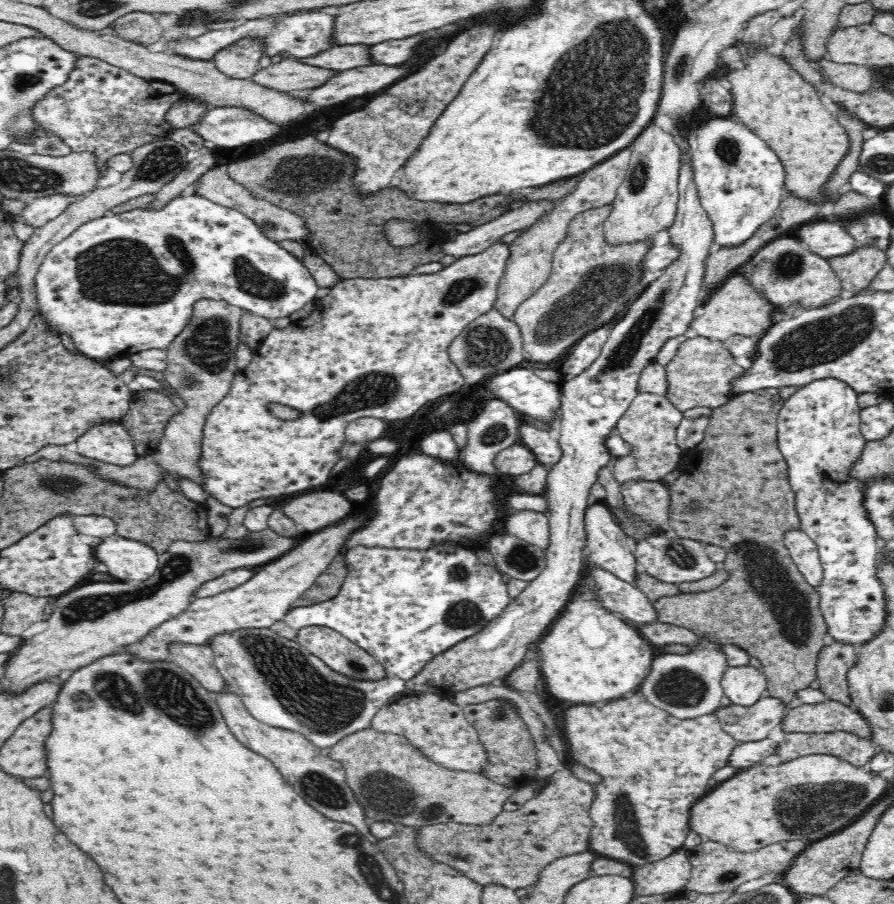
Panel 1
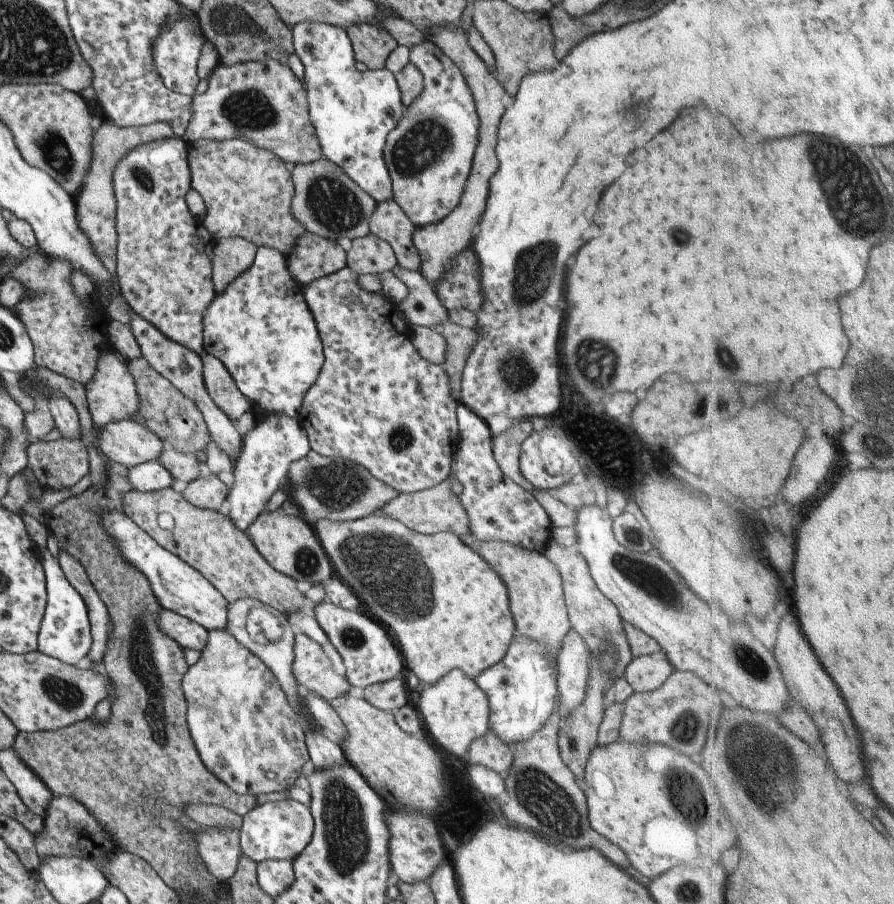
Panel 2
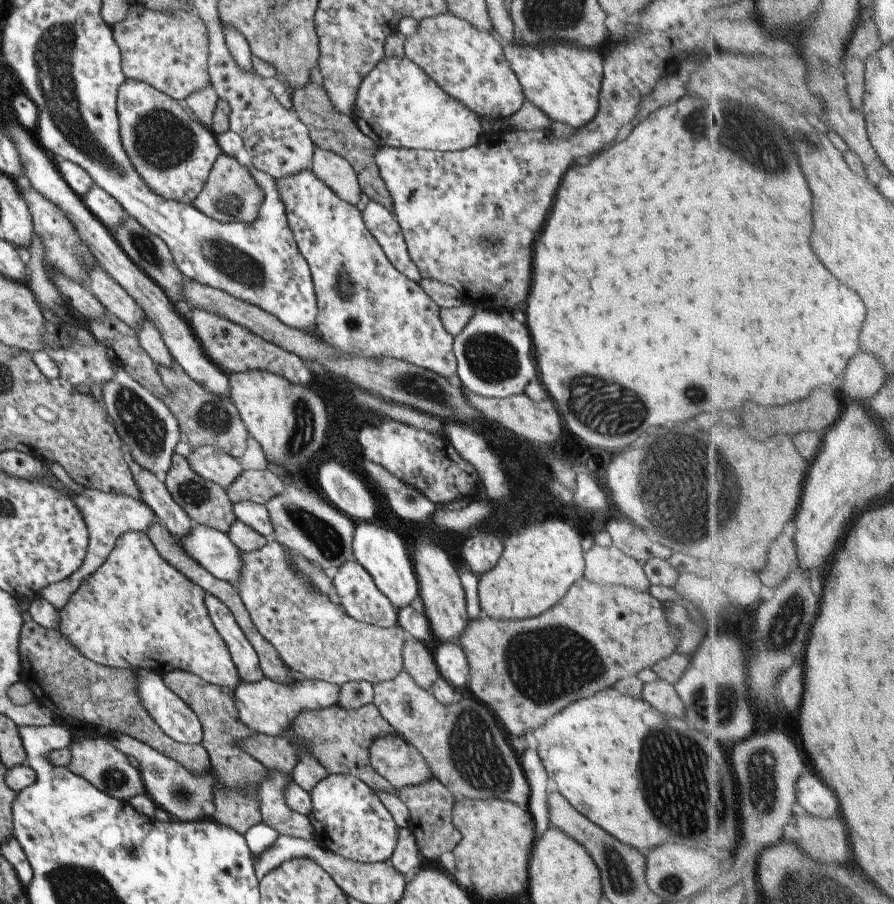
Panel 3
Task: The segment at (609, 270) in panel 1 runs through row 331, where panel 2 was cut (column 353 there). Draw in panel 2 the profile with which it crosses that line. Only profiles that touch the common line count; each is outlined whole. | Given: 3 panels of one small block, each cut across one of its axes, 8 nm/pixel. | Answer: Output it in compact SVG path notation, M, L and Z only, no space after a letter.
M381 513L353 521L316 520L311 526L336 574L360 600L363 612L391 636L402 656L403 666L414 672L416 680L413 682L419 689L435 684L456 668L475 680L508 652L514 638L515 622L510 612L506 584L480 554L460 540L458 534L418 533L400 520Z

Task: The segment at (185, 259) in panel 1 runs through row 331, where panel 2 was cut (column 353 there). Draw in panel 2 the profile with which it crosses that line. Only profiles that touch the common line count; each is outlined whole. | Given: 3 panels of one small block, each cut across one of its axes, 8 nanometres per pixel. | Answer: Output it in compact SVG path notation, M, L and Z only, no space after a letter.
M302 20L302 22L300 22L300 24L296 24L296 26L294 26L294 30L291 31L293 34L295 53L302 61L304 67L304 78L302 80L306 82L305 89L307 90L308 114L310 116L310 122L312 122L312 126L314 126L316 134L318 135L323 153L322 156L340 166L340 168L346 172L346 175L350 176L350 180L352 180L352 182L356 182L364 192L368 192L375 201L386 202L386 200L392 200L393 182L390 173L388 172L388 168L386 168L386 162L384 162L384 144L386 144L386 136L396 128L396 124L398 124L400 118L402 118L404 114L404 103L402 102L400 89L398 88L398 83L396 82L394 73L391 73L386 67L368 69L366 72L358 71L354 66L356 60L354 58L352 43L347 30L344 28L321 22Z

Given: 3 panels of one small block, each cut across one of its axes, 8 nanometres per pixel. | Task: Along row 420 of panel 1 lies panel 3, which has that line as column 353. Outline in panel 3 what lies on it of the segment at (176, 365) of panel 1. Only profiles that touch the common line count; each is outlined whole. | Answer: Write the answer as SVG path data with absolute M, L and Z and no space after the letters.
M315 147L311 169L340 198L357 205L362 196L355 168L339 154Z

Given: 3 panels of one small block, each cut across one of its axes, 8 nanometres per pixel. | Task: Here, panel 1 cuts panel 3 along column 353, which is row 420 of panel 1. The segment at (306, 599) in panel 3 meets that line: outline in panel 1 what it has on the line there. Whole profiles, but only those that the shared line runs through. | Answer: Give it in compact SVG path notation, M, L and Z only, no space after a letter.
M638 393L615 426L619 437L631 446L631 451L627 455L616 457L614 466L611 467L612 476L620 484L628 480L663 482L665 476L677 468L684 455L677 440L677 428L682 417L682 411L665 395Z

